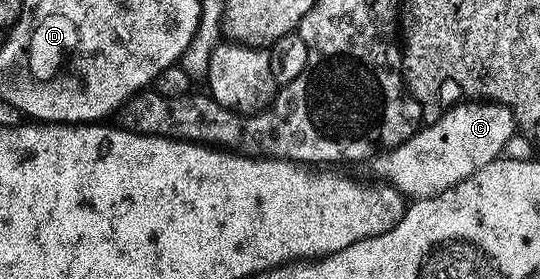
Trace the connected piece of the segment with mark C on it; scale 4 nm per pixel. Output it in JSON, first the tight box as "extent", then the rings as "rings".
{"extent":[378,101,517,200],"rings":[[[460,101],[454,107],[447,108],[440,119],[420,126],[413,137],[409,137],[401,145],[390,148],[378,156],[379,171],[384,180],[395,187],[400,195],[412,200],[425,199],[428,195],[436,195],[462,179],[468,179],[475,171],[500,158],[507,147],[507,142],[517,135],[517,124],[509,108],[498,101]]]}

